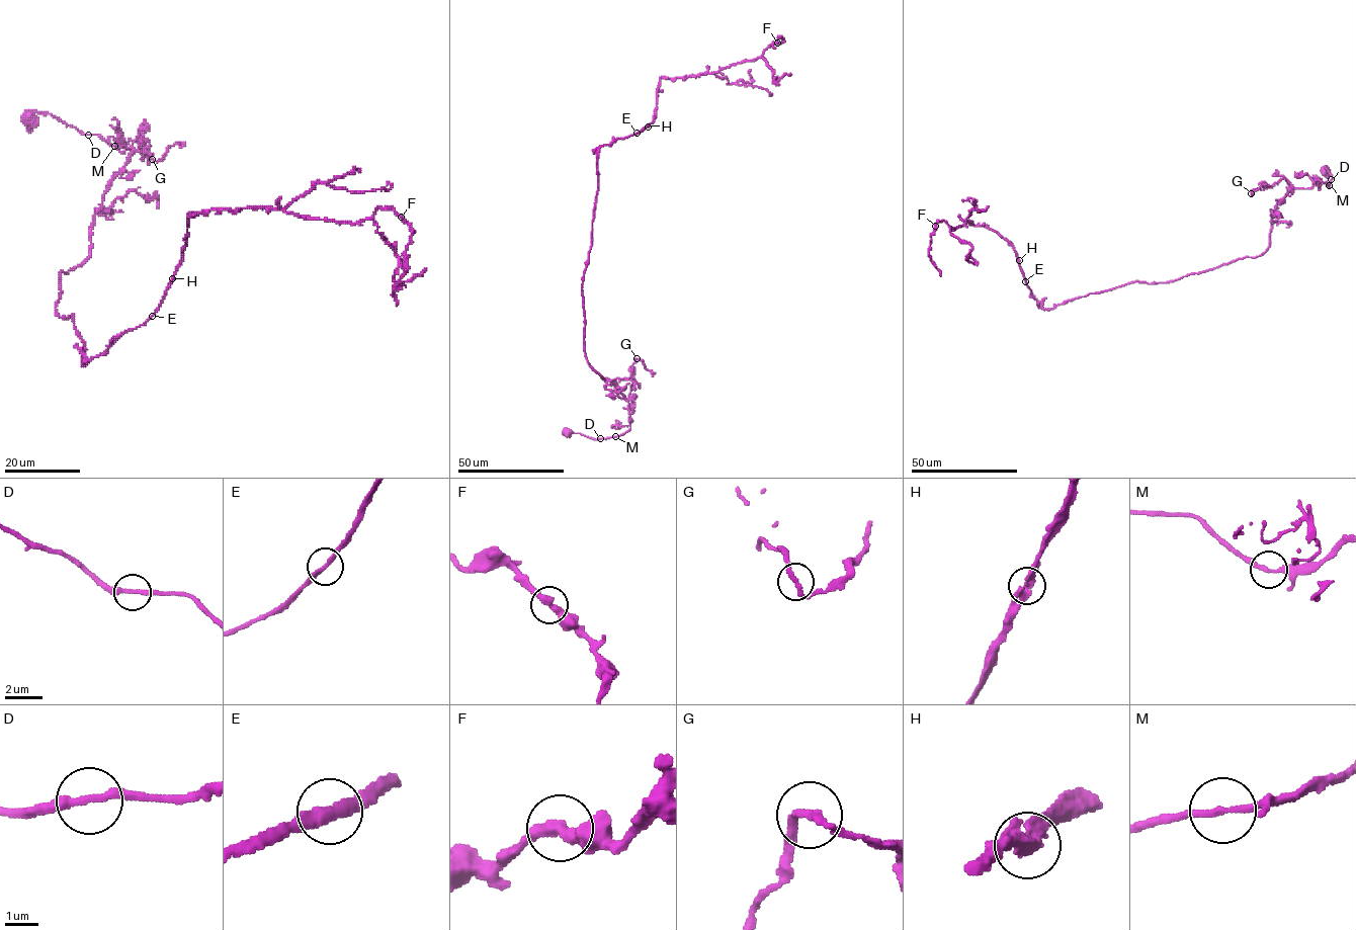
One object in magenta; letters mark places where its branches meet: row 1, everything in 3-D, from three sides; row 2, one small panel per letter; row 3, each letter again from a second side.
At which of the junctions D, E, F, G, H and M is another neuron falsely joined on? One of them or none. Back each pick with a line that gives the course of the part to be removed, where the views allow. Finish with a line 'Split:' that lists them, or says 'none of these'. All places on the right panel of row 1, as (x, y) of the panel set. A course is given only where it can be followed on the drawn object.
Split: none of these

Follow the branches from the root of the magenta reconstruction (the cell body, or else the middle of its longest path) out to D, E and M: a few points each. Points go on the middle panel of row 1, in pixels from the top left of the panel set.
D: (568, 433), (600, 438)
E: (568, 433), (608, 438), (630, 428), (628, 401), (585, 356), (582, 283), (592, 241), (598, 149), (637, 134)
M: (568, 433), (579, 433), (594, 439), (614, 436)

